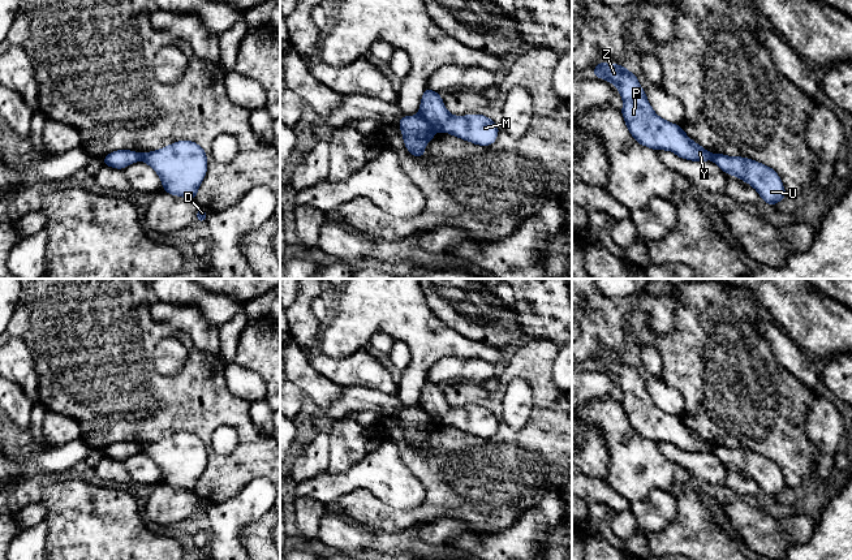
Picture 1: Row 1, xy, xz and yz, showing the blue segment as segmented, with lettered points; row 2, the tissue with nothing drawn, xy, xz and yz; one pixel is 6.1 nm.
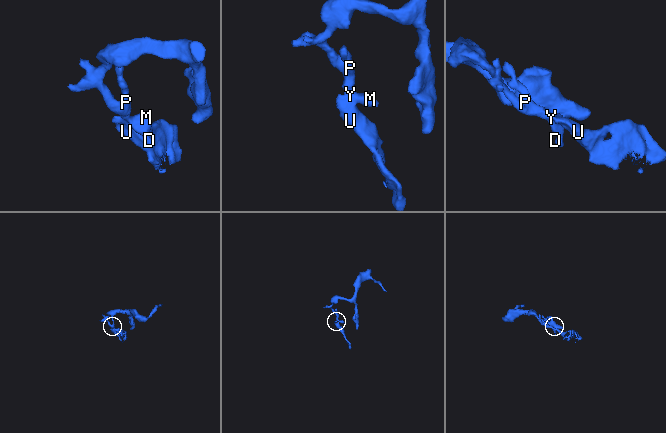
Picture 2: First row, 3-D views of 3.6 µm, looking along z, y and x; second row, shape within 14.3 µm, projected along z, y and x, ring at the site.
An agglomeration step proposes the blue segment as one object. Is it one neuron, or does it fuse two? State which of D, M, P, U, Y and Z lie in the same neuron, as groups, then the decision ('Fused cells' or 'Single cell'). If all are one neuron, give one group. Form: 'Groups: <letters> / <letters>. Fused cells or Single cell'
Groups: D M P Y Z / U. Fused cells

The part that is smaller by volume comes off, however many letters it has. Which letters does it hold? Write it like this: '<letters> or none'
U

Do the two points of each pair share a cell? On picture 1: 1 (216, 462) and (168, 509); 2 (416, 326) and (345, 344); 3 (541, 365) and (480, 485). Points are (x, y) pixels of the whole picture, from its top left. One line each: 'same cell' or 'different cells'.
1: different cells
2: same cell
3: same cell

